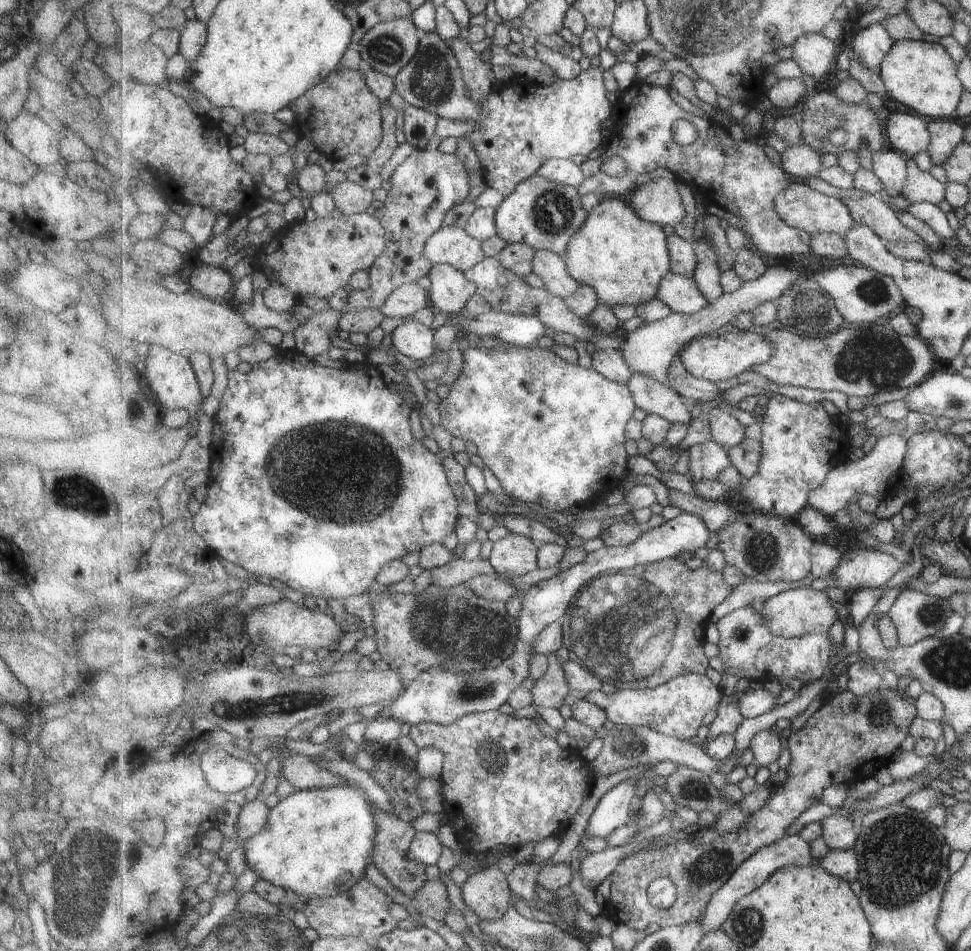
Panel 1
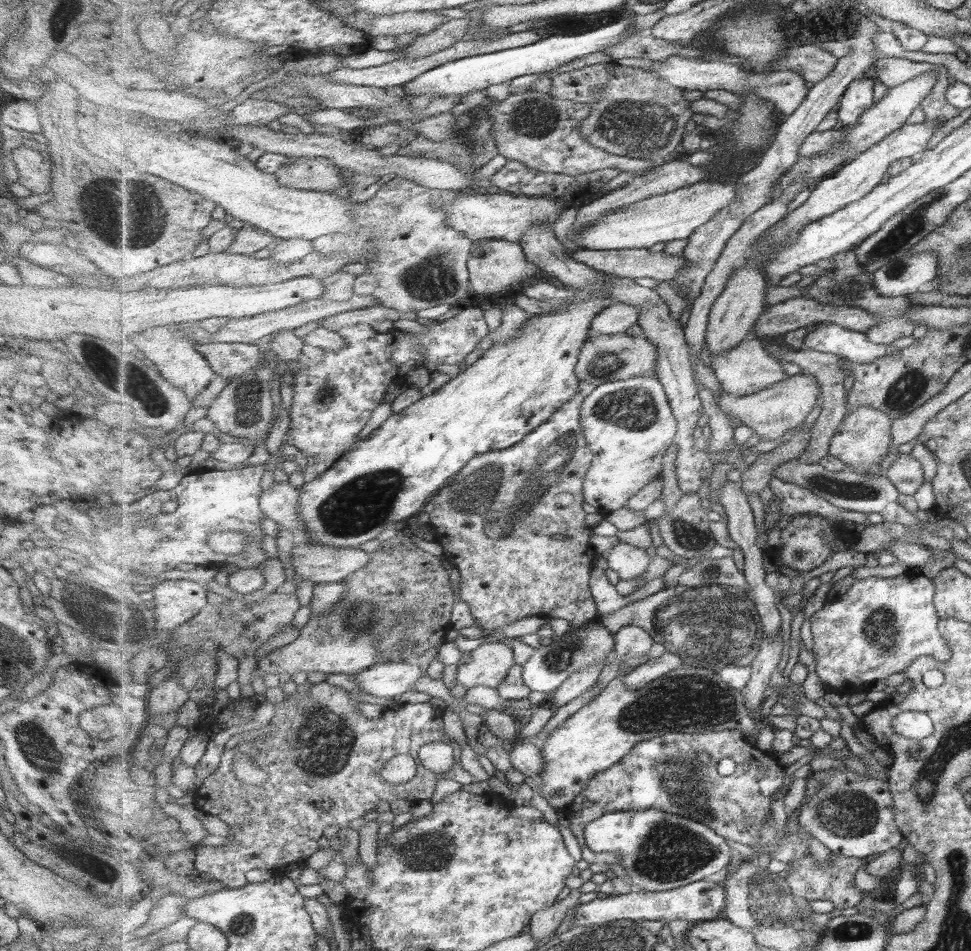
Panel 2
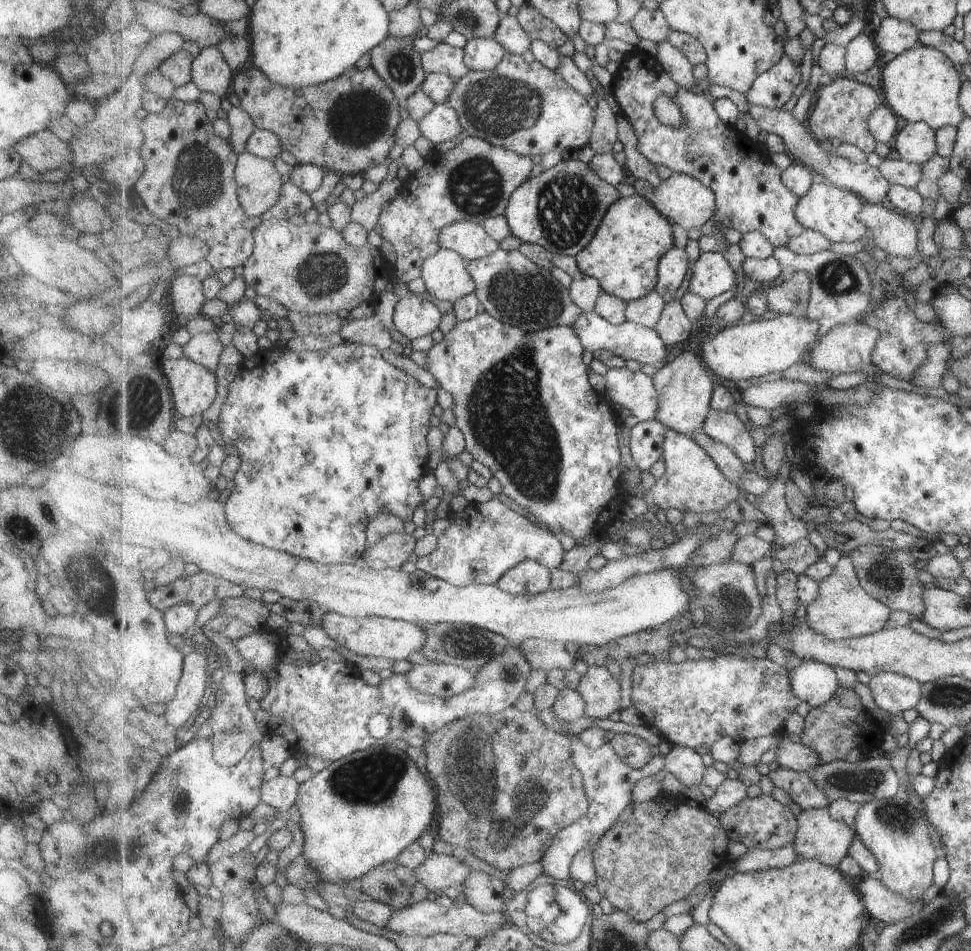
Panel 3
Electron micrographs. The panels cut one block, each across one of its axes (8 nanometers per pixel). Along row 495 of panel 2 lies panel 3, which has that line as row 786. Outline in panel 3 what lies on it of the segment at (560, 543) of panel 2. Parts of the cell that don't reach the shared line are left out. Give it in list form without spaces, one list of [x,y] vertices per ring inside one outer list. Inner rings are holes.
[[[514,705],[497,714],[469,715],[453,721],[451,724],[439,729],[428,737],[421,750],[426,756],[426,773],[431,778],[437,791],[439,837],[453,847],[463,846],[469,853],[481,860],[485,860],[499,870],[515,870],[527,863],[535,863],[544,856],[545,842],[559,832],[559,830],[583,820],[590,813],[590,798],[584,786],[584,776],[575,764],[573,755],[572,738],[563,733],[554,732],[547,728],[541,720],[530,711],[523,710],[519,705]]]

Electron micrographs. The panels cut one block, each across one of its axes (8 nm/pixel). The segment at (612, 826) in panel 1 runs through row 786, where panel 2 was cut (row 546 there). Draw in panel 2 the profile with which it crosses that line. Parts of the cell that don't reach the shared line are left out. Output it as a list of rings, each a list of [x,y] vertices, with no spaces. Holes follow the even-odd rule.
[[[619,541],[605,554],[605,558],[608,560],[608,567],[619,574],[621,581],[635,582],[637,590],[646,585],[643,574],[653,562],[648,549],[637,548],[627,542]]]

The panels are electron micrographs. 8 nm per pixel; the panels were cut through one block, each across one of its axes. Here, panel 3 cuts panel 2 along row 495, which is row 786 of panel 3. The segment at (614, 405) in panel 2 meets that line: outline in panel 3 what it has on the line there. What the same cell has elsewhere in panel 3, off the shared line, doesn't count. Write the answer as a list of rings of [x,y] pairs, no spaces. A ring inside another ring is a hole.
[[[575,736],[573,743],[575,764],[582,771],[584,786],[587,796],[590,798],[590,813],[583,820],[559,830],[552,840],[552,845],[541,858],[545,874],[561,880],[569,880],[572,877],[571,864],[575,856],[581,850],[597,844],[615,826],[621,814],[625,812],[633,800],[631,792],[633,792],[635,784],[639,784],[639,781],[645,777],[659,774],[661,770],[666,768],[666,758],[661,755],[653,757],[643,768],[636,769],[619,758],[610,742],[605,742],[596,749],[588,748],[585,742],[581,742]]]

